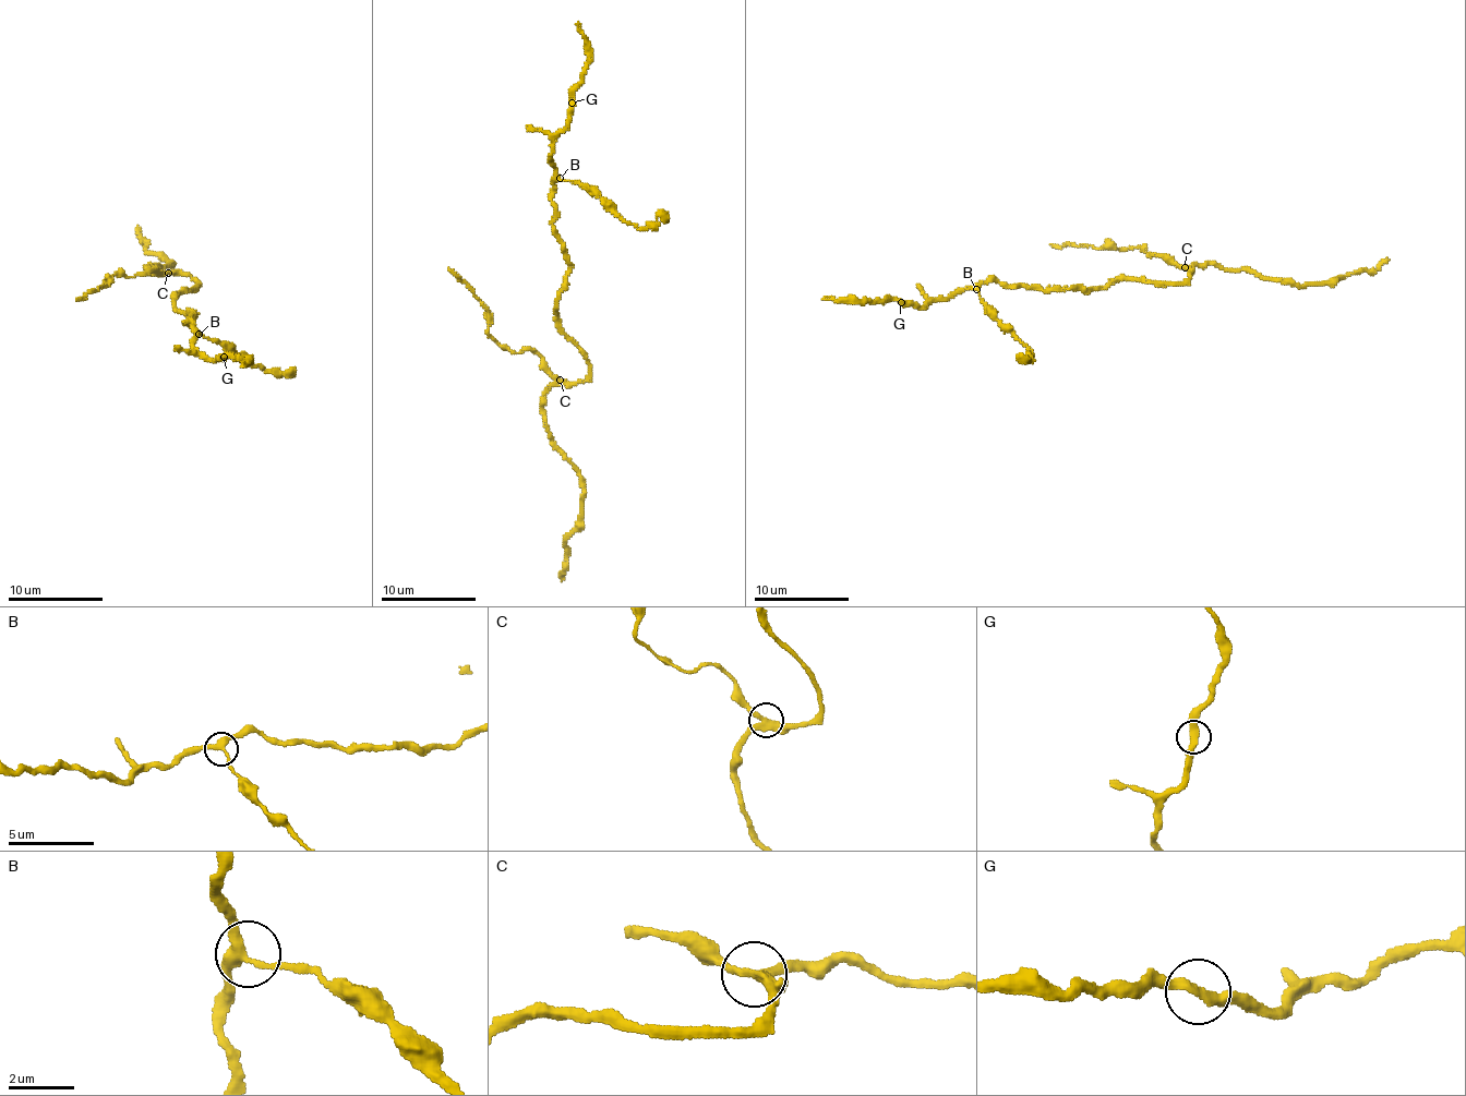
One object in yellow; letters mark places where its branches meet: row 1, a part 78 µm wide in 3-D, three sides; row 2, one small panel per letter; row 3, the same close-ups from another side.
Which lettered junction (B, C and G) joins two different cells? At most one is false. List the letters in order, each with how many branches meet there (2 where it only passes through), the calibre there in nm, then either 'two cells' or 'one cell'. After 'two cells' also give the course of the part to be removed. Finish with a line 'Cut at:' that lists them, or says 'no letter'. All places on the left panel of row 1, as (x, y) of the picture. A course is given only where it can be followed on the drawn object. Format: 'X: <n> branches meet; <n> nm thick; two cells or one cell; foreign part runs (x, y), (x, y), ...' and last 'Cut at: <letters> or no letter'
B: 3 branches meet; 300 nm thick; one cell
C: 3 branches meet; 320 nm thick; two cells; foreign part runs (168, 272), (109, 277), (106, 280), (109, 286), (76, 299)
G: 2 branches meet; 320 nm thick; one cell
Cut at: C

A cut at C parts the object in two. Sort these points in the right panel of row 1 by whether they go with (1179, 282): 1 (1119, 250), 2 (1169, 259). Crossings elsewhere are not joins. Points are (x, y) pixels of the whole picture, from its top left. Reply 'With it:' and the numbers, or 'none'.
With it: none

